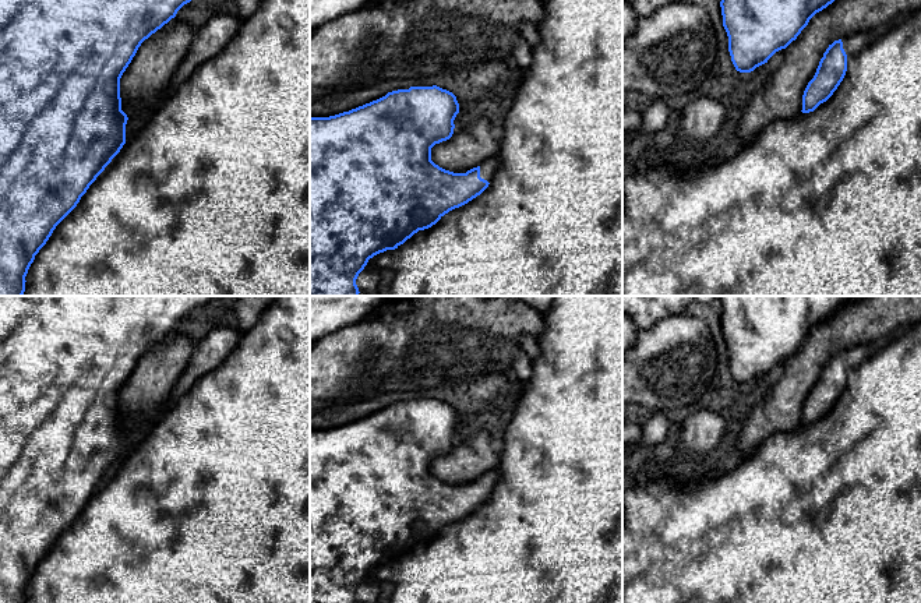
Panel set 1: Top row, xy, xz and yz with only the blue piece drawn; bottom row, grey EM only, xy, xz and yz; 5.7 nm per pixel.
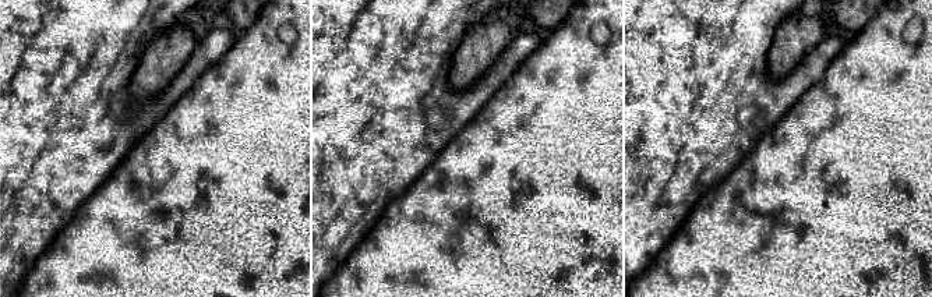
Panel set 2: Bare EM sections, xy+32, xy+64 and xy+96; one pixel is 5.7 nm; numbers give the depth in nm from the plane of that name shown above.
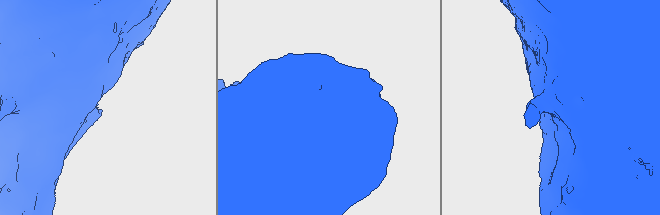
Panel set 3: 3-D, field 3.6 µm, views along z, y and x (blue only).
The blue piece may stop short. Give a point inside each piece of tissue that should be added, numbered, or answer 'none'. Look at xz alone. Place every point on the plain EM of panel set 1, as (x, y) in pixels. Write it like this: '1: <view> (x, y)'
1: xz (487, 482)

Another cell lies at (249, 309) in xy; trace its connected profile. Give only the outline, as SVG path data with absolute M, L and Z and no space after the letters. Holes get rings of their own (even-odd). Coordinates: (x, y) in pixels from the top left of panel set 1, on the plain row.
M237 296L232 303L236 314L237 328L244 334L261 318L264 310L275 302L278 296Z

